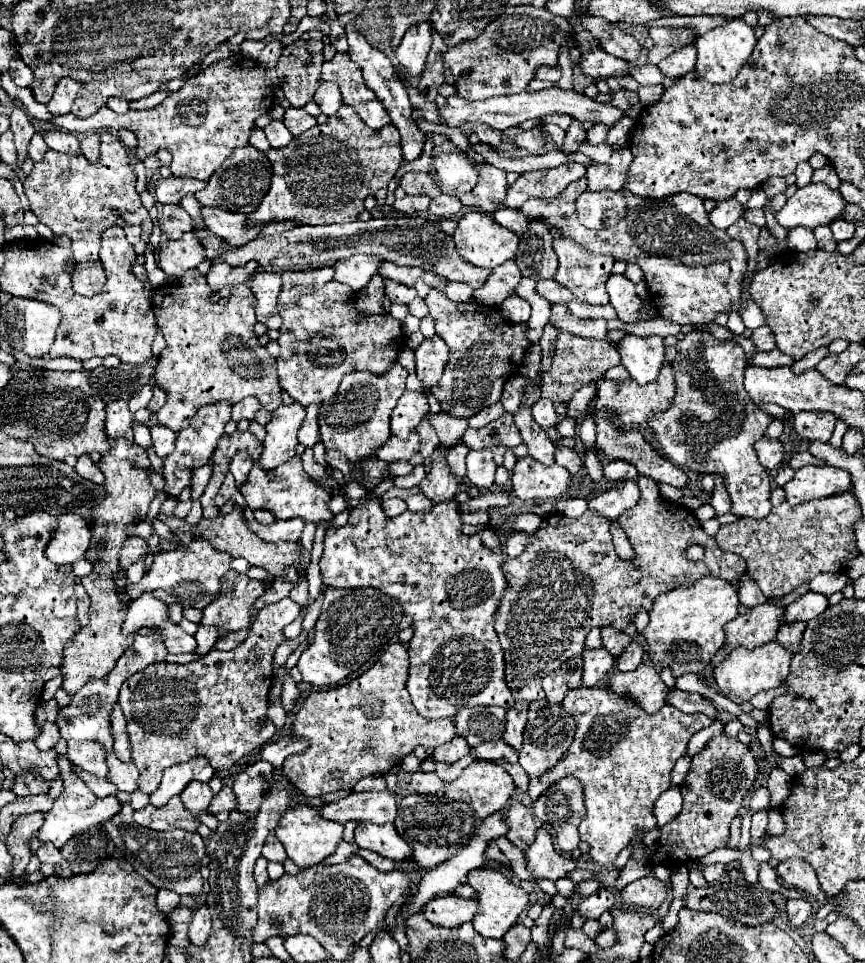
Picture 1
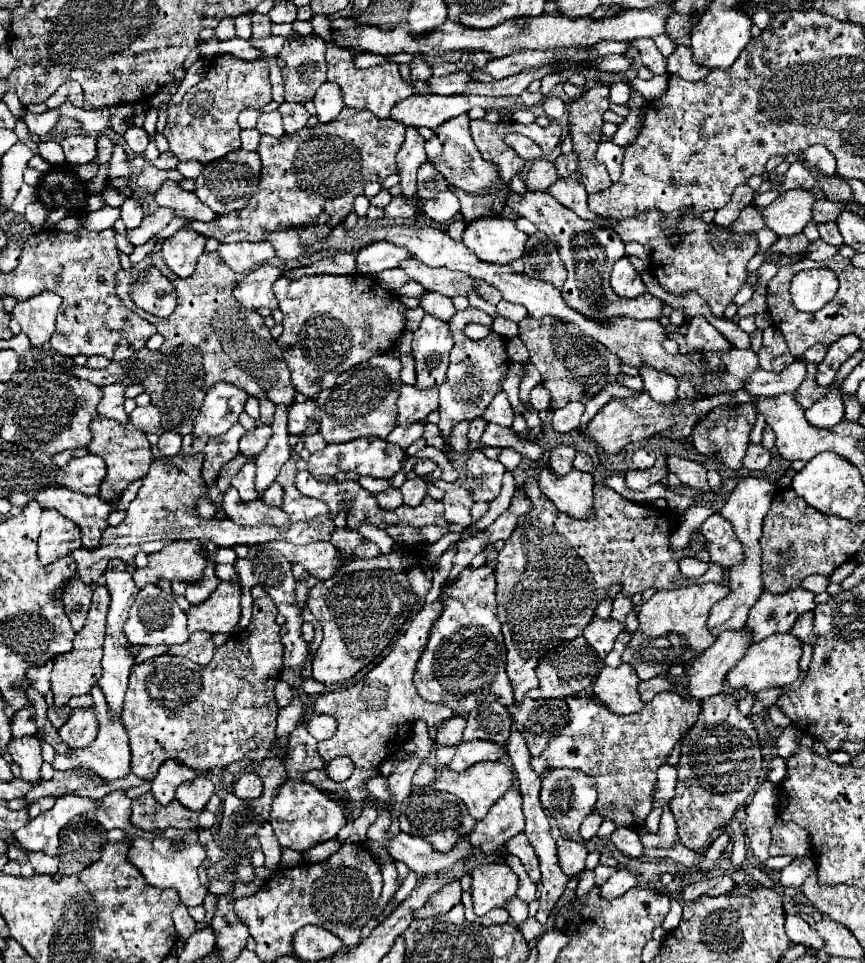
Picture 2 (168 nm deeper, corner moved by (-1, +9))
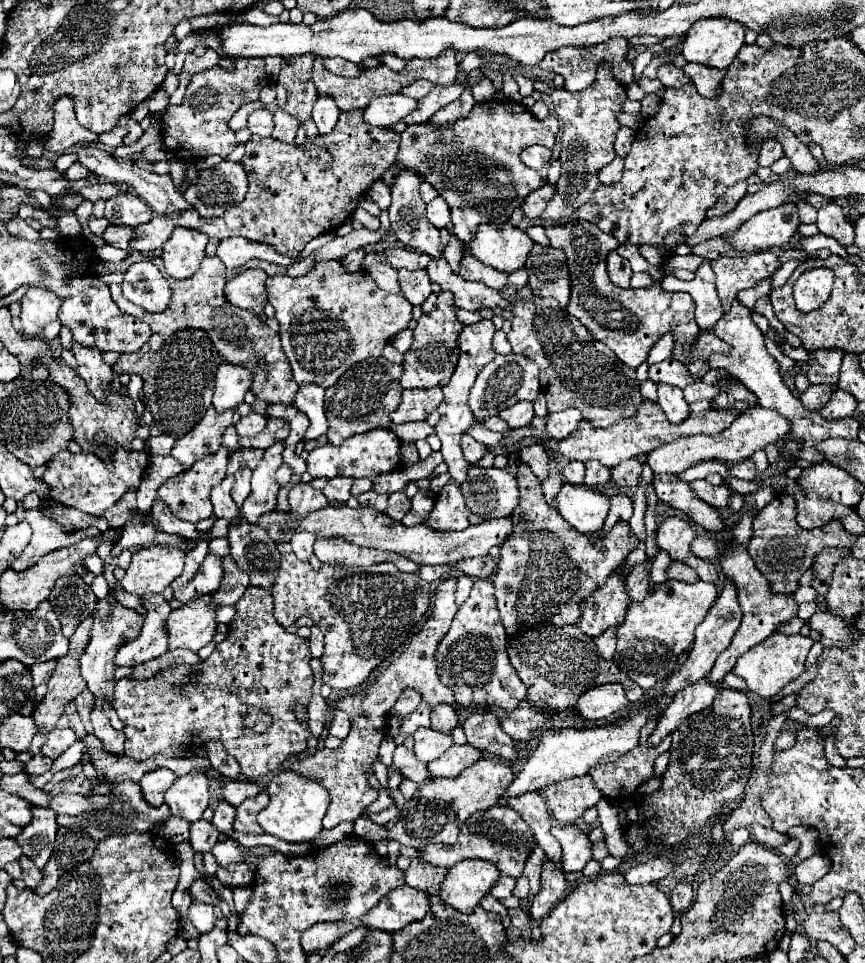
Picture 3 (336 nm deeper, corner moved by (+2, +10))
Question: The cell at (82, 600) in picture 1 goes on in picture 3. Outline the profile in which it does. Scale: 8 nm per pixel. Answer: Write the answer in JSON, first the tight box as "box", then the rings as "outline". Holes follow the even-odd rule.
{"box":[49,575,97,639],"outline":[[[73,575],[57,581],[49,603],[61,621],[63,635],[69,639],[75,633],[77,625],[93,613],[97,597],[81,577]]]}

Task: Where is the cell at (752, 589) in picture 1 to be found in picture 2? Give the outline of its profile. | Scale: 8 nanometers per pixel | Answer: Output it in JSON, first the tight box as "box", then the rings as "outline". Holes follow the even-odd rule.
{"box":[700,514,744,568],"outline":[[[720,514],[706,518],[704,524],[700,526],[700,532],[706,540],[706,550],[712,562],[718,562],[720,566],[730,568],[736,562],[744,560],[742,544],[734,536],[732,526]]]}

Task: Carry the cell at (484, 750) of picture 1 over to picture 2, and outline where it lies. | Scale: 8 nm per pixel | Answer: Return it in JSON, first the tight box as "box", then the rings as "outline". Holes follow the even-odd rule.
{"box":[446,740,504,772],"outline":[[[472,740],[472,742],[460,742],[456,756],[446,764],[454,772],[464,772],[476,762],[482,760],[502,760],[504,750],[492,742],[486,740]]]}

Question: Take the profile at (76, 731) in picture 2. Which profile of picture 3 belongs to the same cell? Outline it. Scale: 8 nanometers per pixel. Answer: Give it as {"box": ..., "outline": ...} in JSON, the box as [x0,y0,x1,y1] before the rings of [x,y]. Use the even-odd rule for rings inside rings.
{"box":[41,729,77,759],"outline":[[[53,729],[49,733],[47,743],[43,745],[41,753],[47,755],[49,759],[57,759],[65,749],[69,749],[77,741],[77,735],[73,729]]]}

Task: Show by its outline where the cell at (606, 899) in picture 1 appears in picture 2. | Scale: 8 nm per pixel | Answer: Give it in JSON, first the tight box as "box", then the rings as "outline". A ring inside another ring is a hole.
{"box":[600,868,638,900],"outline":[[[622,868],[622,870],[618,870],[616,874],[612,874],[610,880],[600,886],[600,890],[602,890],[602,896],[604,896],[604,898],[610,898],[610,900],[612,900],[612,898],[616,898],[616,896],[622,896],[622,894],[628,892],[630,888],[634,888],[636,884],[638,884],[638,878],[636,878],[630,870]]]}

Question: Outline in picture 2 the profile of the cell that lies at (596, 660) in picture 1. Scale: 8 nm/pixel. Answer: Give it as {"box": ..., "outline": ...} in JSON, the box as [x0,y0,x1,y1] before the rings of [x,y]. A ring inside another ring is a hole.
{"box":[584,618,624,658],"outline":[[[592,618],[592,622],[584,628],[584,638],[598,652],[598,656],[604,658],[608,650],[612,650],[620,632],[624,632],[622,622],[616,622],[614,618]]]}

